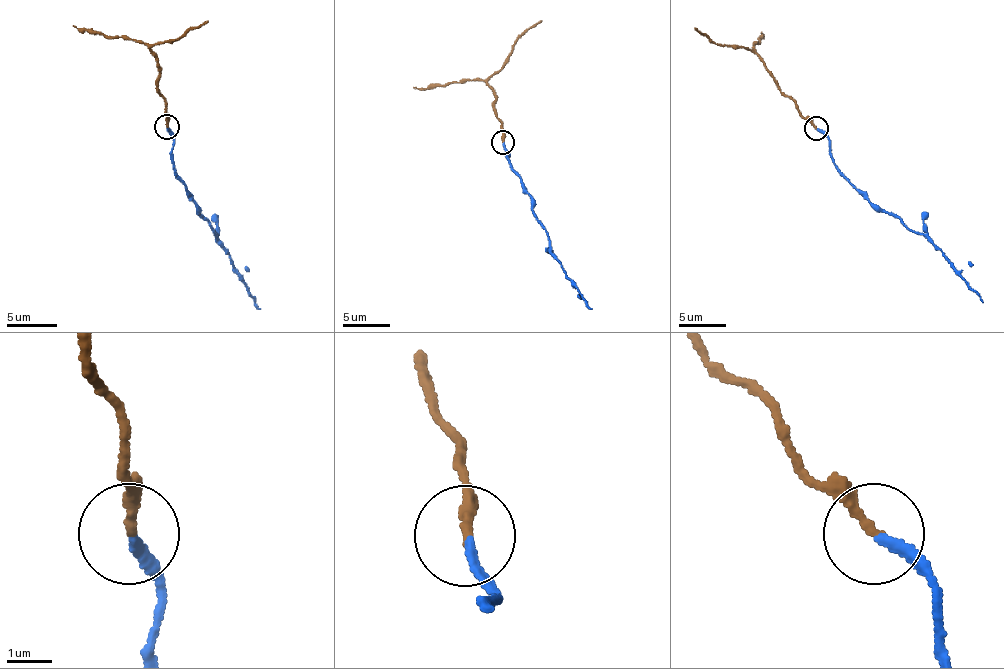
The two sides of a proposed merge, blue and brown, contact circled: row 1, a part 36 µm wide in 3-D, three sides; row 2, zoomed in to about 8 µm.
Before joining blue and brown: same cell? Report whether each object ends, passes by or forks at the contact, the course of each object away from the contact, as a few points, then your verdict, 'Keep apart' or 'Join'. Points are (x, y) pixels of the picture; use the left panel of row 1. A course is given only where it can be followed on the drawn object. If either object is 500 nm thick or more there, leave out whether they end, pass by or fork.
At the ring blue ends. At the ring brown ends. Course of blue: (167, 126), (172, 141), (172, 168), (215, 233), (215, 241), (229, 256), (234, 273), (259, 308). Course of brown: (167, 126), (167, 103), (157, 86), (160, 64), (150, 49), (180, 39), (207, 21). Keep apart

